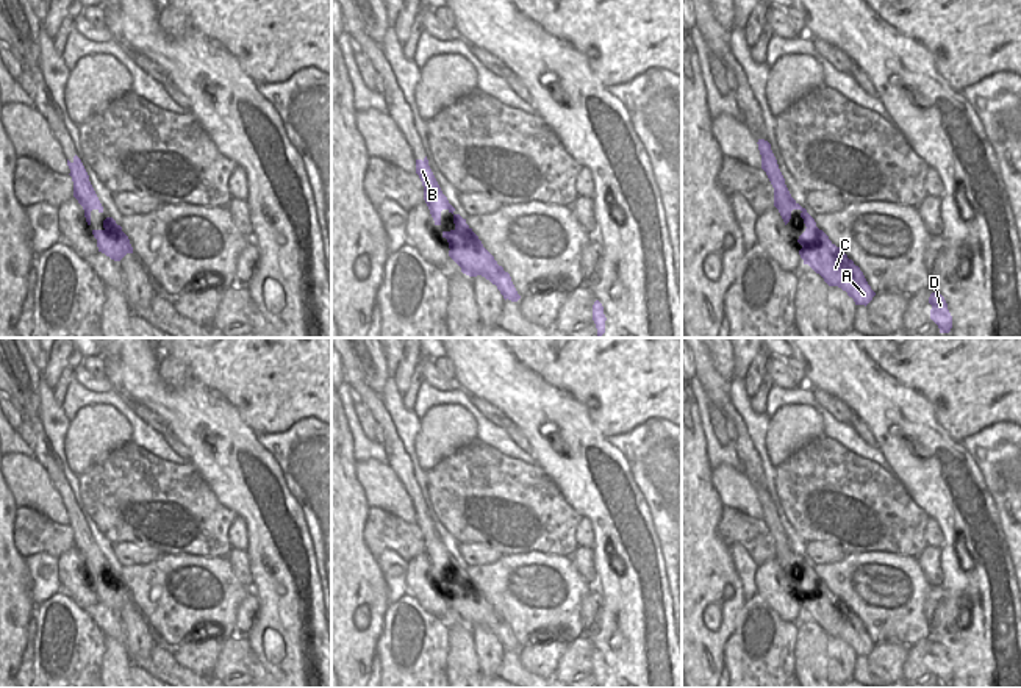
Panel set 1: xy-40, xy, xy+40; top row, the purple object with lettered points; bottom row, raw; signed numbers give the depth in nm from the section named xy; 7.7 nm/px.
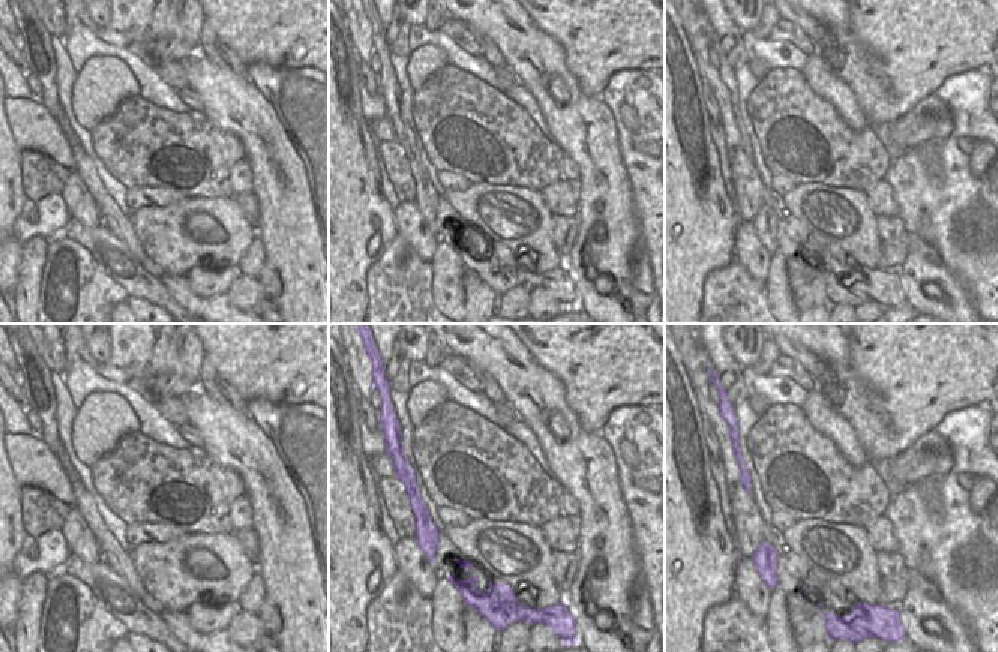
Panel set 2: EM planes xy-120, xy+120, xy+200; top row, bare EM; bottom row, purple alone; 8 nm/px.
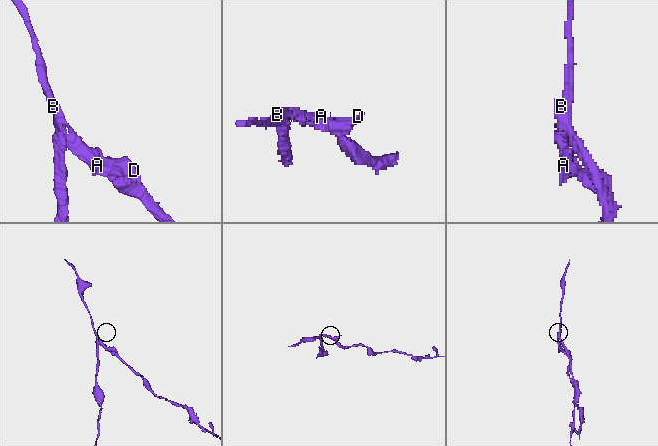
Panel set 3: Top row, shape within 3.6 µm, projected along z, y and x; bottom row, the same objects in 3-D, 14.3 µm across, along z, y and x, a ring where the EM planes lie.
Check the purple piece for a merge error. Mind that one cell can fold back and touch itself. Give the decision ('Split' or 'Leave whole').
Split

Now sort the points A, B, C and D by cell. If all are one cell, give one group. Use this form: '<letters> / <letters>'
A C D / B

